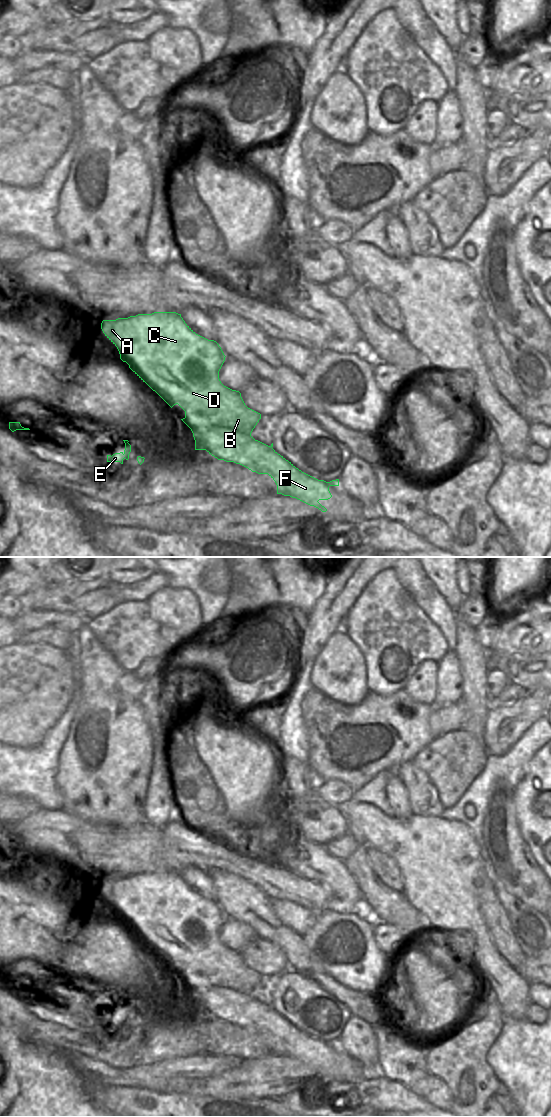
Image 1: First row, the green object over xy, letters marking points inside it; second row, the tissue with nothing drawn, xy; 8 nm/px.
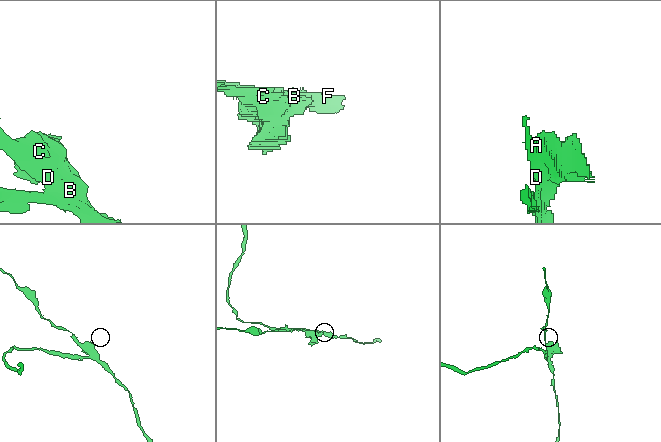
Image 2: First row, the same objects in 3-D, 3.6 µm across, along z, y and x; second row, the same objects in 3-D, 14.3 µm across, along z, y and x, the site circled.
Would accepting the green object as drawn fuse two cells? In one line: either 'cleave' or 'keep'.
cleave

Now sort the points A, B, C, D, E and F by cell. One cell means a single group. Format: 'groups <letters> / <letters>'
groups A B C D / E F

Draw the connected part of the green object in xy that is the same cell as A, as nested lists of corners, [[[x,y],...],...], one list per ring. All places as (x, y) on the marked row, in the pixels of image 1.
[[[154,312],[152,314],[138,314],[136,316],[130,316],[128,318],[118,318],[116,320],[103,320],[101,323],[101,329],[105,336],[117,347],[120,359],[129,365],[129,368],[153,391],[155,391],[171,408],[178,404],[184,411],[185,417],[181,419],[190,429],[194,426],[198,428],[206,428],[208,426],[216,426],[218,428],[228,428],[230,430],[236,430],[242,434],[251,436],[251,433],[259,420],[261,414],[248,408],[242,397],[241,393],[236,390],[232,390],[224,386],[219,379],[219,371],[225,361],[225,355],[214,340],[208,340],[198,334],[196,334],[183,320],[181,314],[176,312]]]

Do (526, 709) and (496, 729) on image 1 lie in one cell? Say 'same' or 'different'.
same

